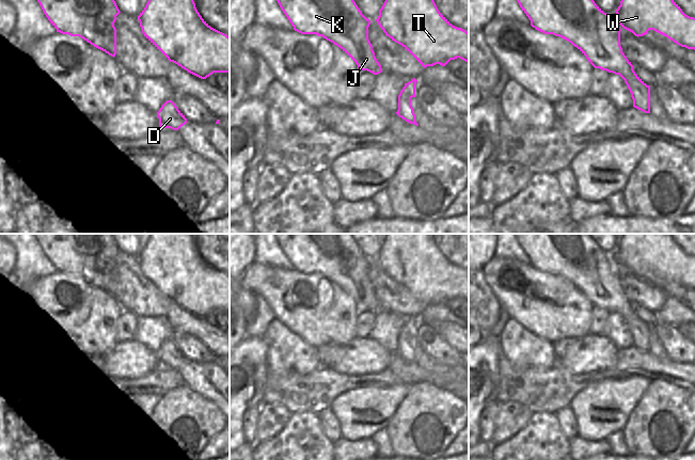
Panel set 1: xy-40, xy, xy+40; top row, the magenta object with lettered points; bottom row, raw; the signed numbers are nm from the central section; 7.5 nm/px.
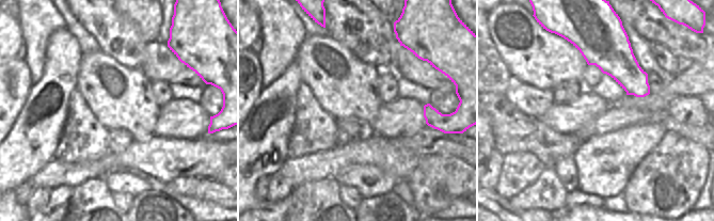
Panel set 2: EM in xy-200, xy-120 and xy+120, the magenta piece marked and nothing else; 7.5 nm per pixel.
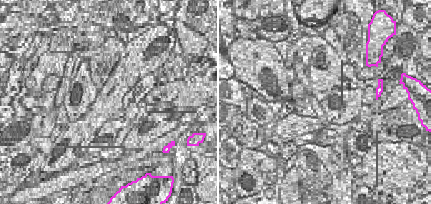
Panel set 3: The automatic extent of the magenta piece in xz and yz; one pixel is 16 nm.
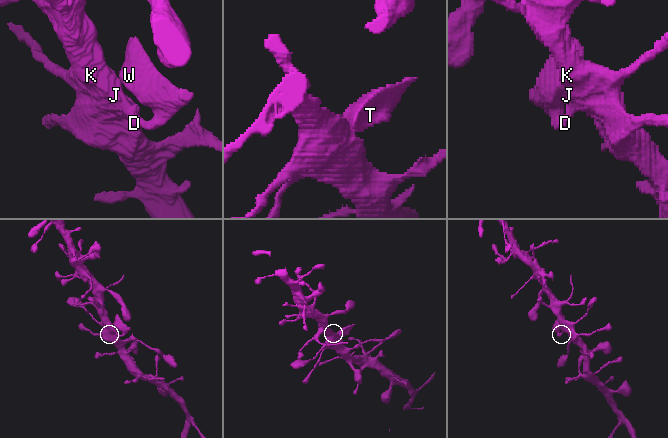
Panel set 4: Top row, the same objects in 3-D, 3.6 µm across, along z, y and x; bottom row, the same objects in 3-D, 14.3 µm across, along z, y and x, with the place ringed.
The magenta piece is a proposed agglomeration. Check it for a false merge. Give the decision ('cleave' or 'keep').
keep

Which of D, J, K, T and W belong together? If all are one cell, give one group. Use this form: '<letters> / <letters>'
D J K T W

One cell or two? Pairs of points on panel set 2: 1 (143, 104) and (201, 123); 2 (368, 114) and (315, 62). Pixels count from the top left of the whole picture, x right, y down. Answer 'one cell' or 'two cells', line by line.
1: two cells
2: one cell

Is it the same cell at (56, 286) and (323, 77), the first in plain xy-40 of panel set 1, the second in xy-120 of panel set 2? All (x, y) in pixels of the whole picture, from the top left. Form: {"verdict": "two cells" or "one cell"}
{"verdict": "one cell"}

